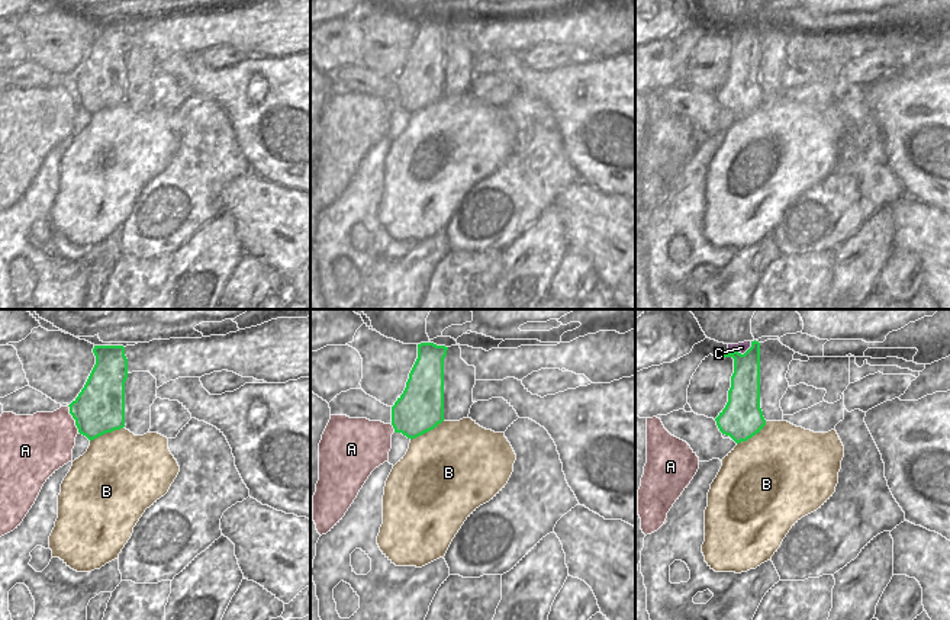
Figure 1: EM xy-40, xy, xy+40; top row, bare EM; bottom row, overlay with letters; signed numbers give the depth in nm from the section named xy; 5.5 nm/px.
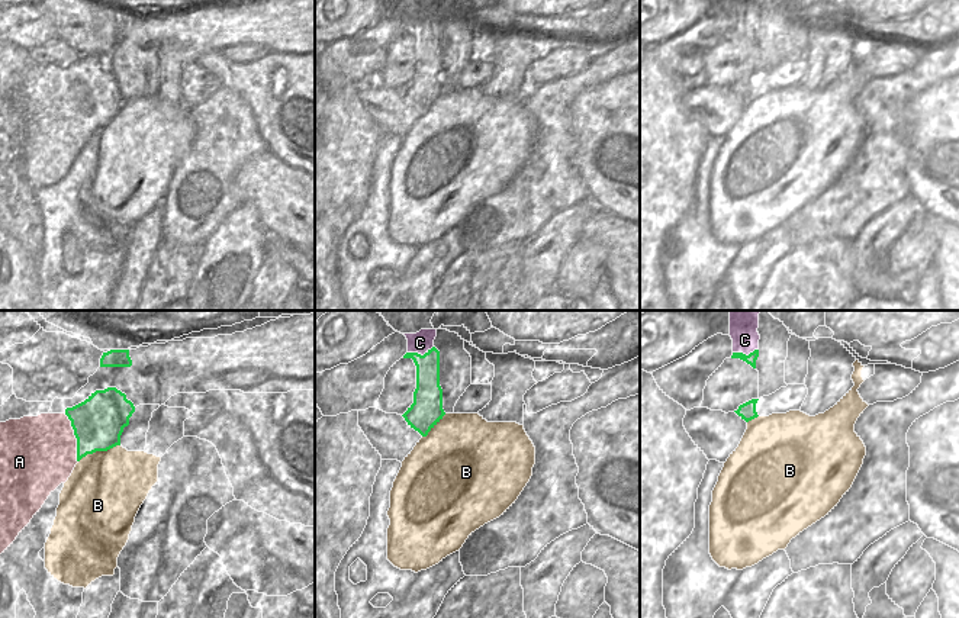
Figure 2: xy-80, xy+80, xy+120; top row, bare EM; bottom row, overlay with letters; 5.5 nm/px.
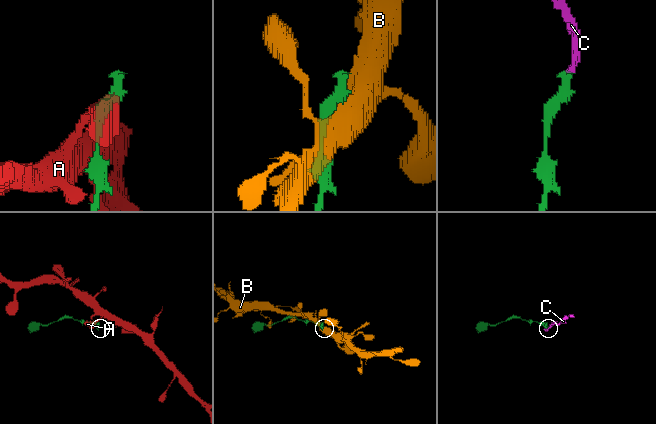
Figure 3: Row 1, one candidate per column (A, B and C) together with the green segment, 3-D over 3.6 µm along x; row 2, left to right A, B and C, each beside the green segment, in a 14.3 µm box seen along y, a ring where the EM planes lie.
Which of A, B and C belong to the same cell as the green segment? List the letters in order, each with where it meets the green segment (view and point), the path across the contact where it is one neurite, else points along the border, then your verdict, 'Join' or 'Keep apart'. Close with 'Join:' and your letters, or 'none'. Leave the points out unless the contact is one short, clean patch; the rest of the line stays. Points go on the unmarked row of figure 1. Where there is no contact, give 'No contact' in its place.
A: Touches green at xy-40 (73, 92). Keep apart
B: Touches green at xy+40 (752, 111). Keep apart
C: Touches green at xy+40 (740, 28). Path across: xy+40 (744, 68), (740, 28), (741, 22). Join
Join: C

